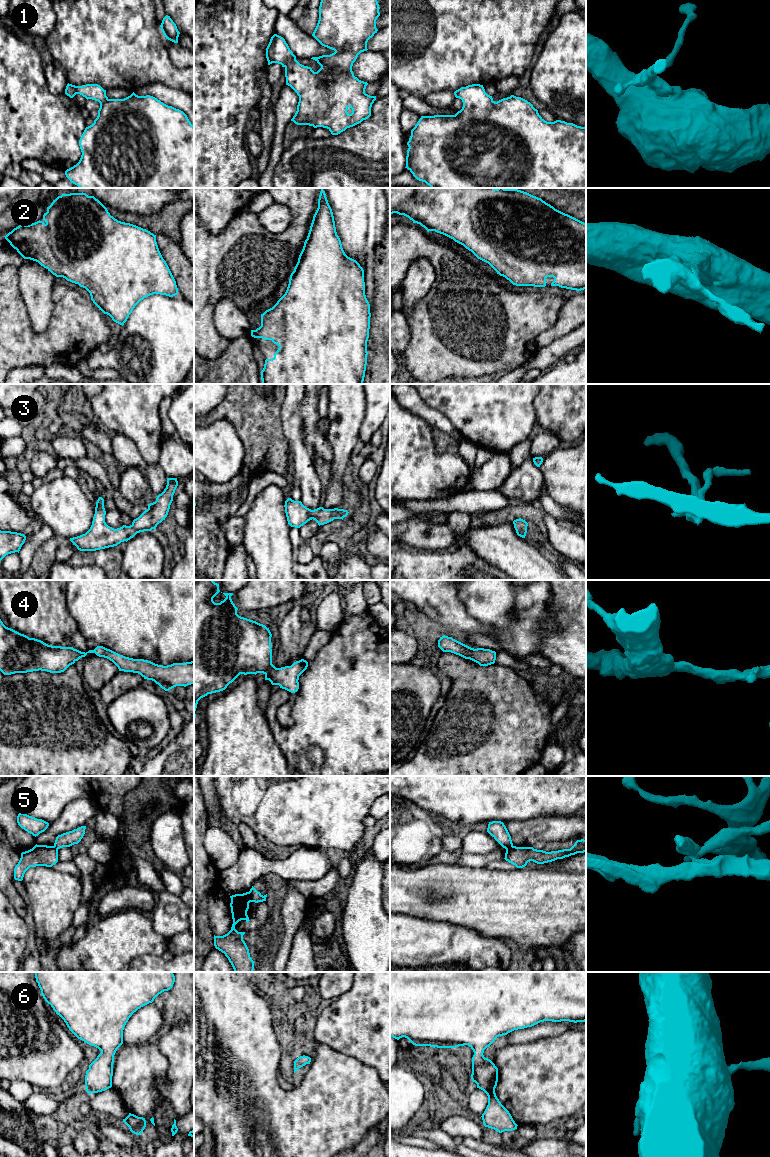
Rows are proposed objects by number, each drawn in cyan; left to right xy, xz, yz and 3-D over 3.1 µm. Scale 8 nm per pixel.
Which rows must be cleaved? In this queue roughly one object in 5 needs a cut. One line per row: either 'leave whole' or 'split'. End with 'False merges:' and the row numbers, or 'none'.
1: leave whole
2: leave whole
3: leave whole
4: leave whole
5: split
6: leave whole
False merges: 5

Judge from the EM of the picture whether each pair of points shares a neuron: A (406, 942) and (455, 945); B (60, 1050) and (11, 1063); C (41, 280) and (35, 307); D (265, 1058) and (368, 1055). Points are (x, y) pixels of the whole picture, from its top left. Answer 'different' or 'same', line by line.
A: same
B: same
C: same
D: different

